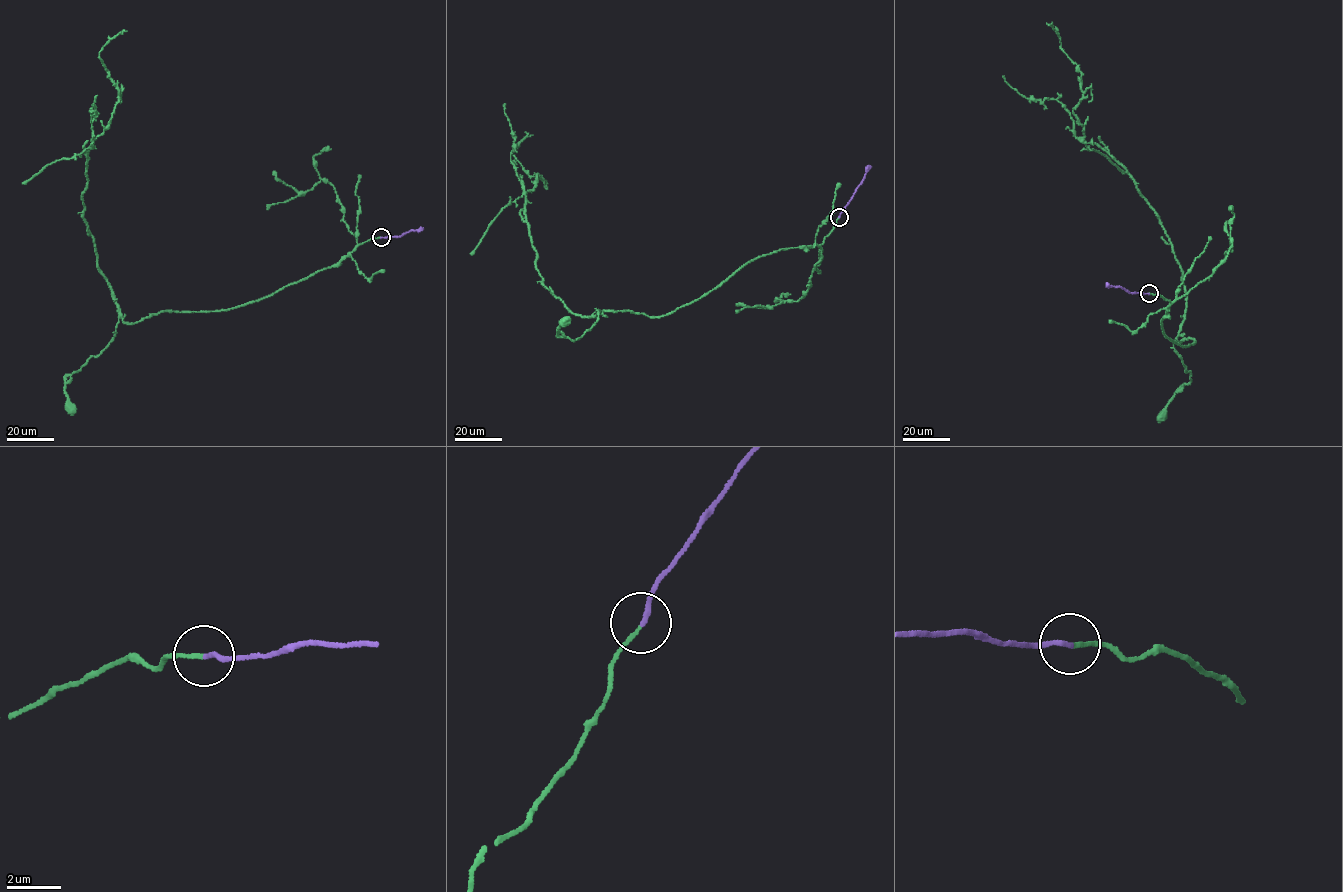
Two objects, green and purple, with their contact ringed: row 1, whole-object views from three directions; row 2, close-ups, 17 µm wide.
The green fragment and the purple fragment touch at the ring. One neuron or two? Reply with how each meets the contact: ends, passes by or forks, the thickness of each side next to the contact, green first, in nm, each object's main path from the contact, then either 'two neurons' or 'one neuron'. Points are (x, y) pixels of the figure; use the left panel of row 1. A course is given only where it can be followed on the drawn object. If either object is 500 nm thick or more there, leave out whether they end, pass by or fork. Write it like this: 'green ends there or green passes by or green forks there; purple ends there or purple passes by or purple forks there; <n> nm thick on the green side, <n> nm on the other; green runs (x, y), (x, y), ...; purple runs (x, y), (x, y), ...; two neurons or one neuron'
green ends there; purple ends there; 120 nm thick on the green side, 180 nm on the other; green runs (381, 237), (337, 264), (228, 310), (160, 312), (125, 323), (120, 313), (113, 340), (65, 383), (69, 408); purple runs (381, 237), (399, 237), (421, 227); one neuron

